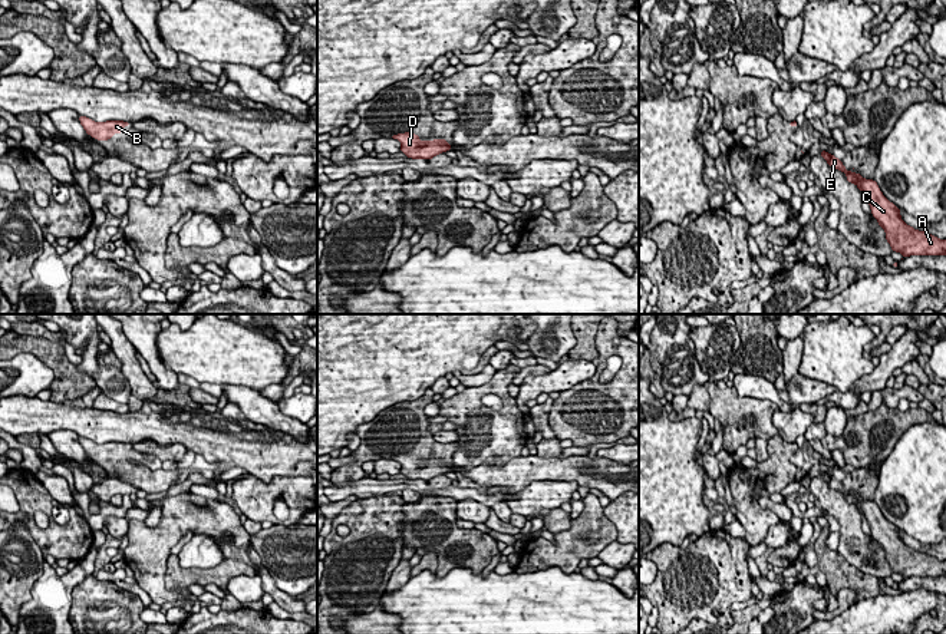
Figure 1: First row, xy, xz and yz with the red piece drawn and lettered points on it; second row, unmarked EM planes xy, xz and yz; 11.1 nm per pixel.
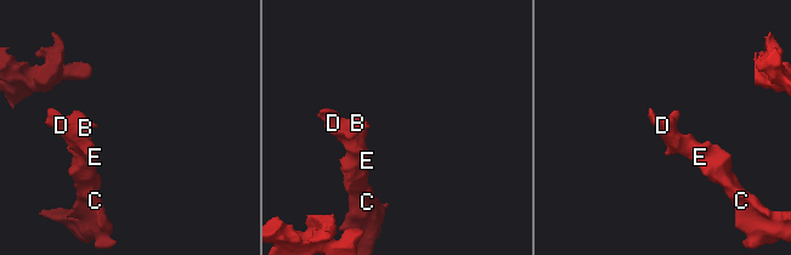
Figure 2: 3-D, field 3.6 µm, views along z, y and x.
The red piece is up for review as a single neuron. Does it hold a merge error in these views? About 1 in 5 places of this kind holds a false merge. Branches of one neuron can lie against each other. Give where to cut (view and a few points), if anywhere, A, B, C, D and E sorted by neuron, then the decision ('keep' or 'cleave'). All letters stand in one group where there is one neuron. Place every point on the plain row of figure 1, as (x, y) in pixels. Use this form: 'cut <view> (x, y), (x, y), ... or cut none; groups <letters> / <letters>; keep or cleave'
cut none; groups A B C D E; keep

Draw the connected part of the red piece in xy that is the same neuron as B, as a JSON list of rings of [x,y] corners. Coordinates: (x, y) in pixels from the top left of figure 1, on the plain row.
[[[80,436],[79,443],[86,452],[86,455],[95,459],[96,462],[109,462],[112,460],[113,455],[122,455],[122,450],[129,446],[125,442],[95,443],[90,439]]]

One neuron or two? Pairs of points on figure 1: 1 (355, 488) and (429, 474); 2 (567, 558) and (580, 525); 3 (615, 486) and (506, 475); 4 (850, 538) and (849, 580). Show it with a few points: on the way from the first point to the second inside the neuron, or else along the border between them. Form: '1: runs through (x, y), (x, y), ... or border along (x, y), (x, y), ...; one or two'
1: border along (406, 478), (427, 482); two
2: runs through (570, 550), (577, 534); one
3: runs through (587, 475), (580, 475), (574, 469), (533, 469); one
4: border along (836, 551), (863, 573), (877, 578); two

